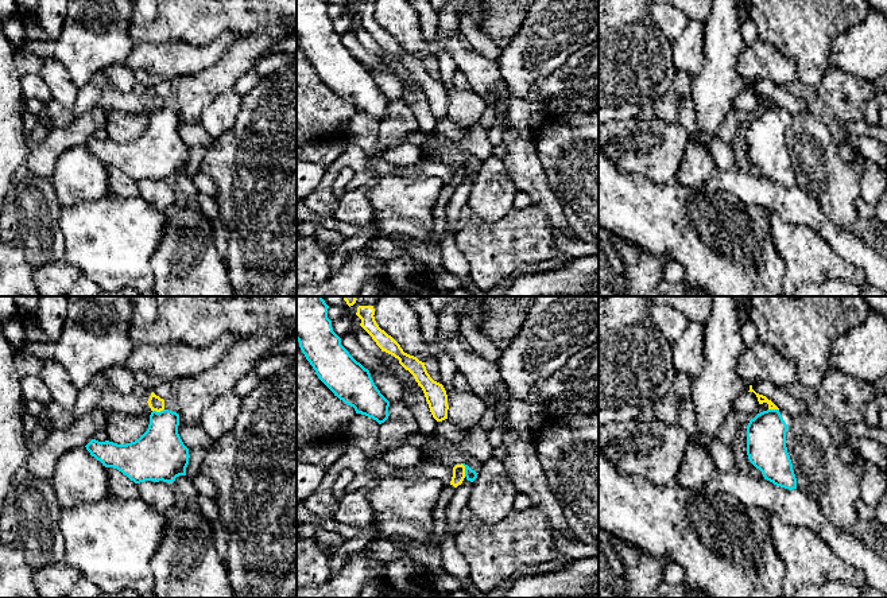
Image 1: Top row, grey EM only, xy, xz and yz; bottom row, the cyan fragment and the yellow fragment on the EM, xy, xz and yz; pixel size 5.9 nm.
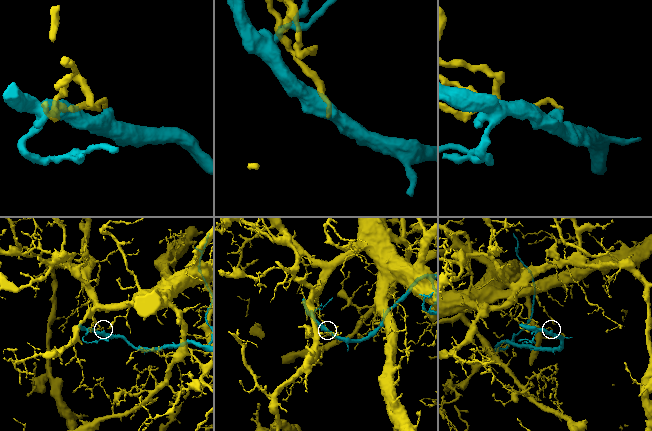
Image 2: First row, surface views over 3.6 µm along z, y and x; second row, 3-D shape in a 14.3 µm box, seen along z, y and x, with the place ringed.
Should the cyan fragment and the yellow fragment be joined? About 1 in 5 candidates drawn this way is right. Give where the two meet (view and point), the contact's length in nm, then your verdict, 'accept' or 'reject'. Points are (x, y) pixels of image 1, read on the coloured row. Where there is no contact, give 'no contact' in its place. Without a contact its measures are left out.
xz (465, 470) | 80 nm | reject

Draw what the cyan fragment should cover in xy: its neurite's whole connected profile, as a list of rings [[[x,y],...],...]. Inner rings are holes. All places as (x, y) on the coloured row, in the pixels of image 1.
[[[163,409],[152,411],[147,431],[135,442],[117,444],[92,439],[85,447],[105,467],[113,467],[135,484],[174,482],[186,475],[189,448],[179,434],[179,415]]]

